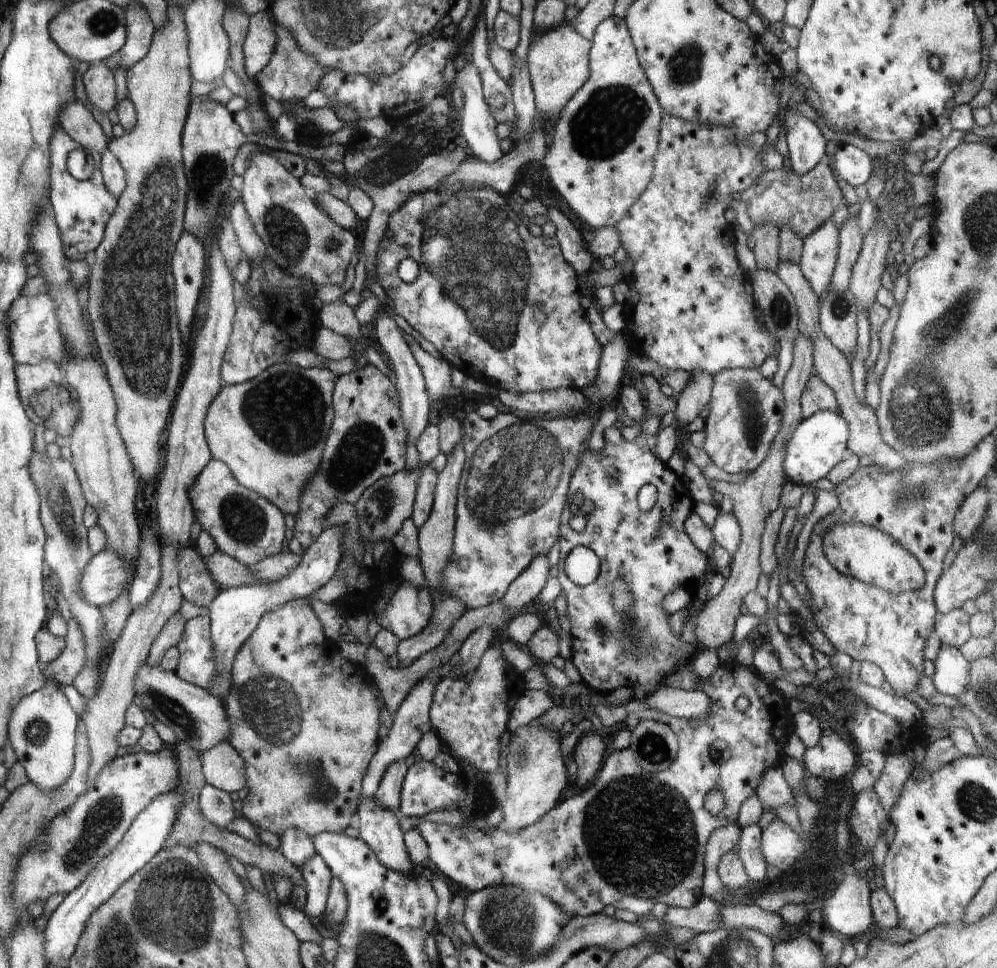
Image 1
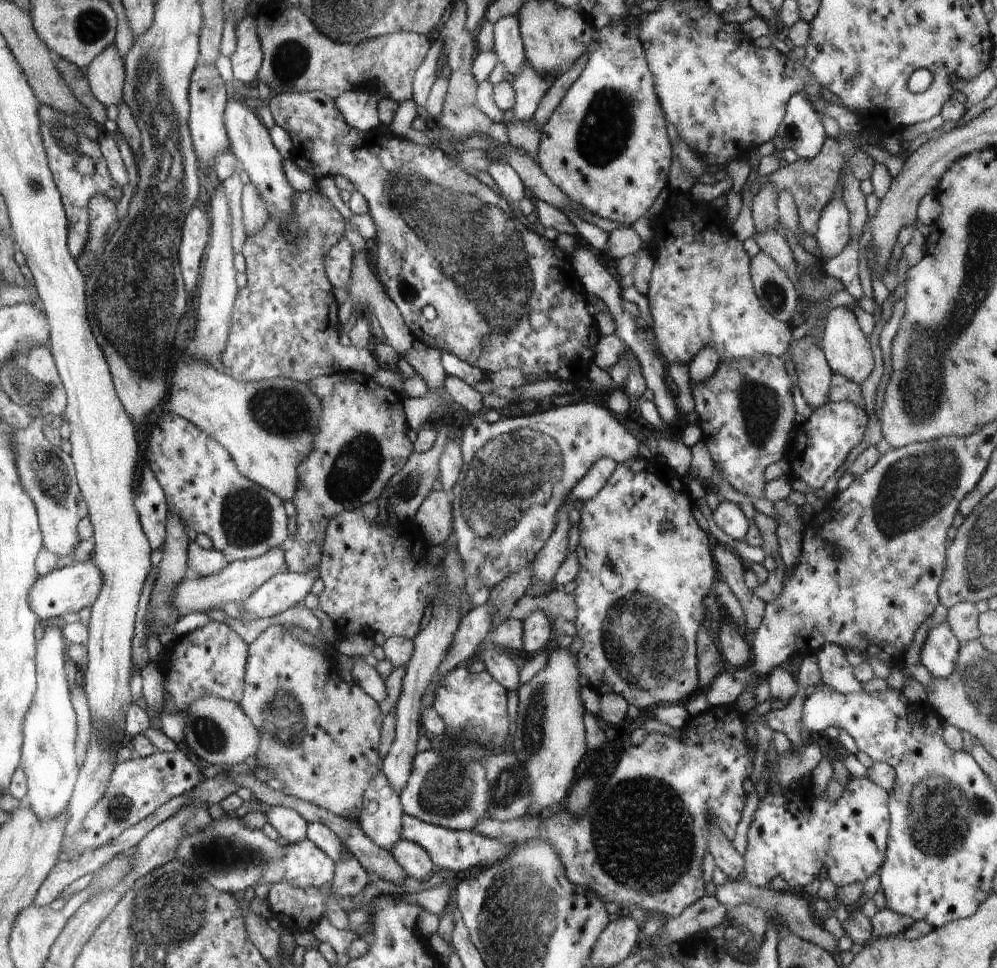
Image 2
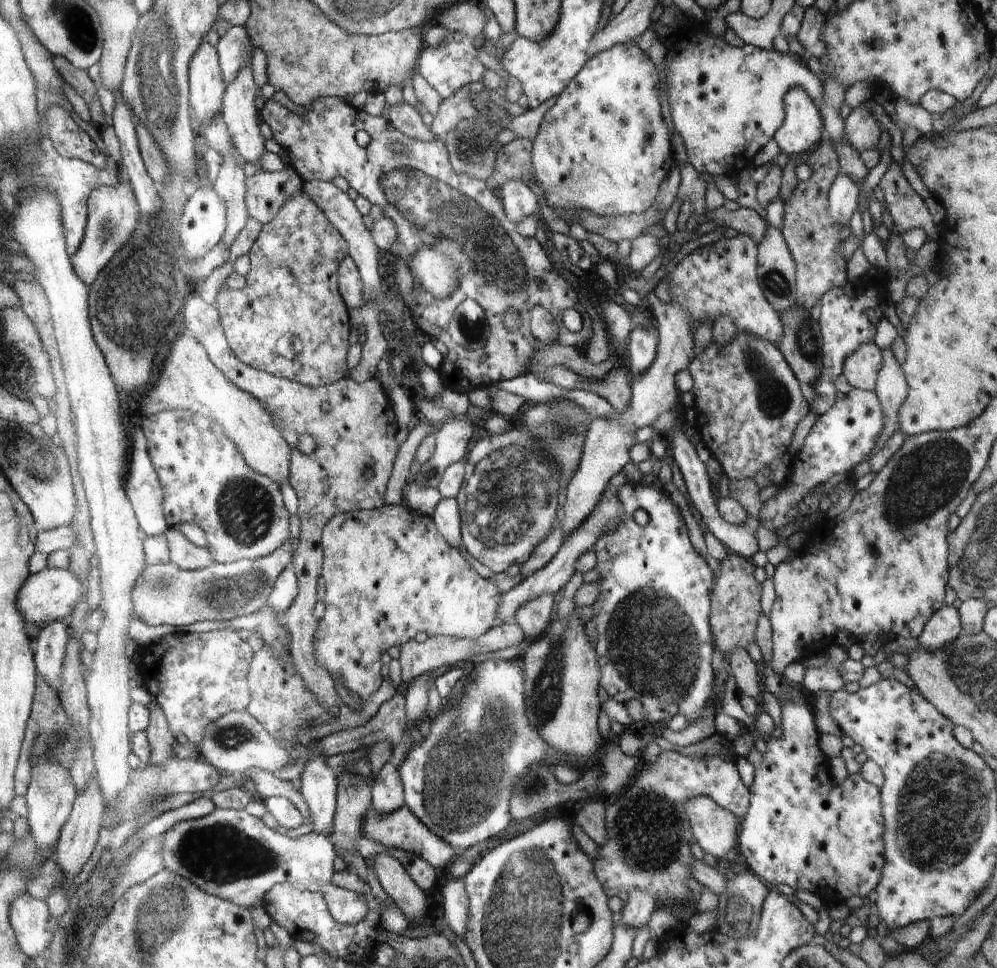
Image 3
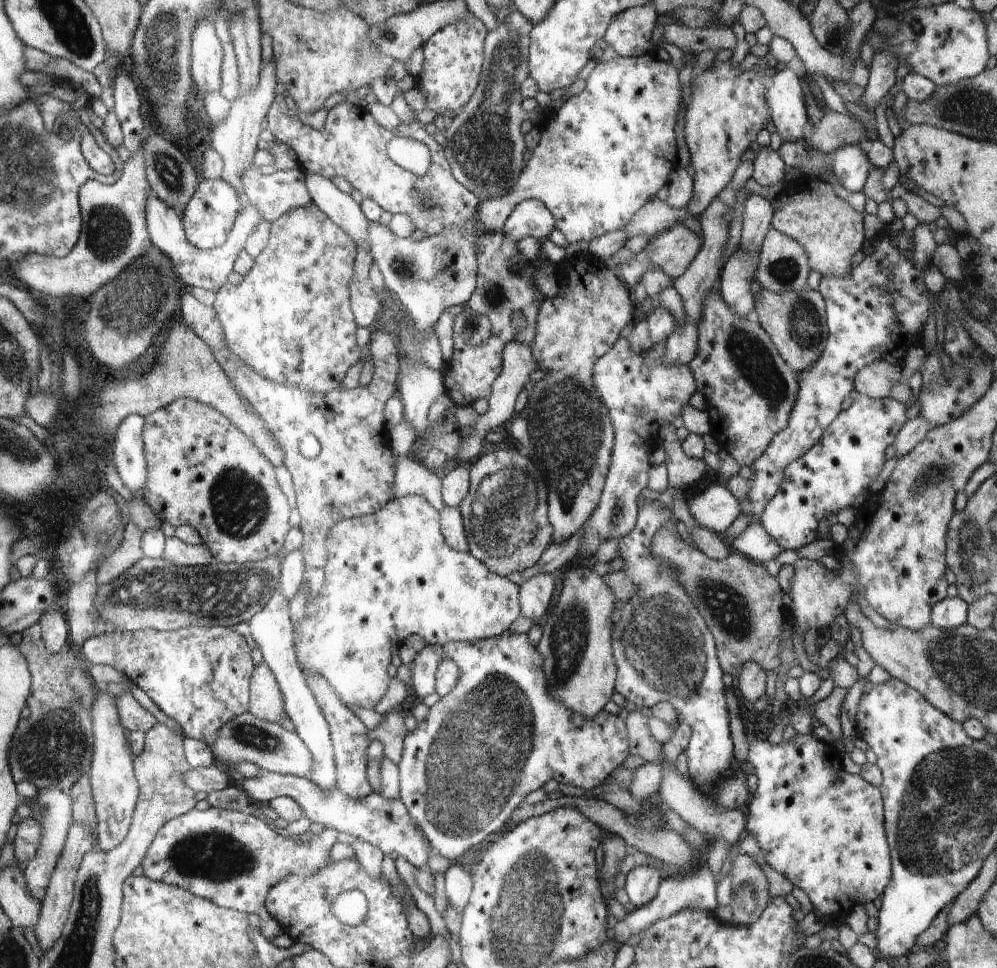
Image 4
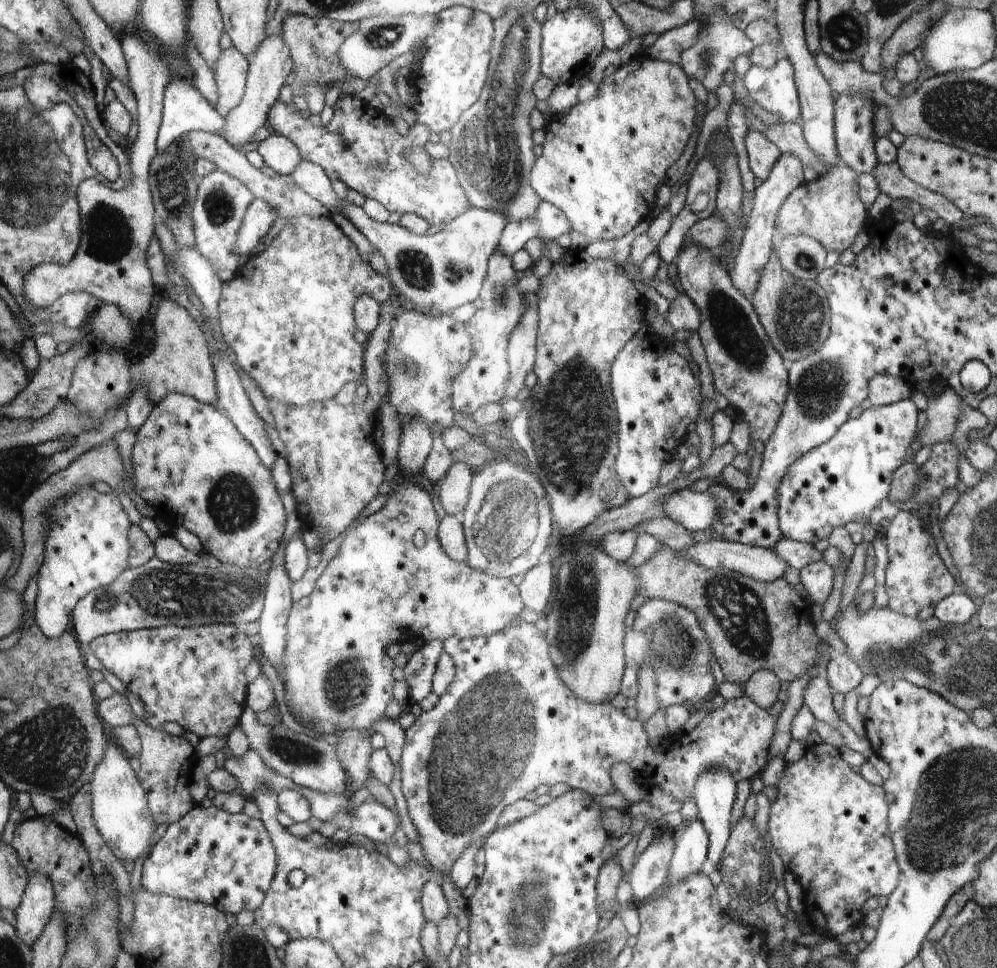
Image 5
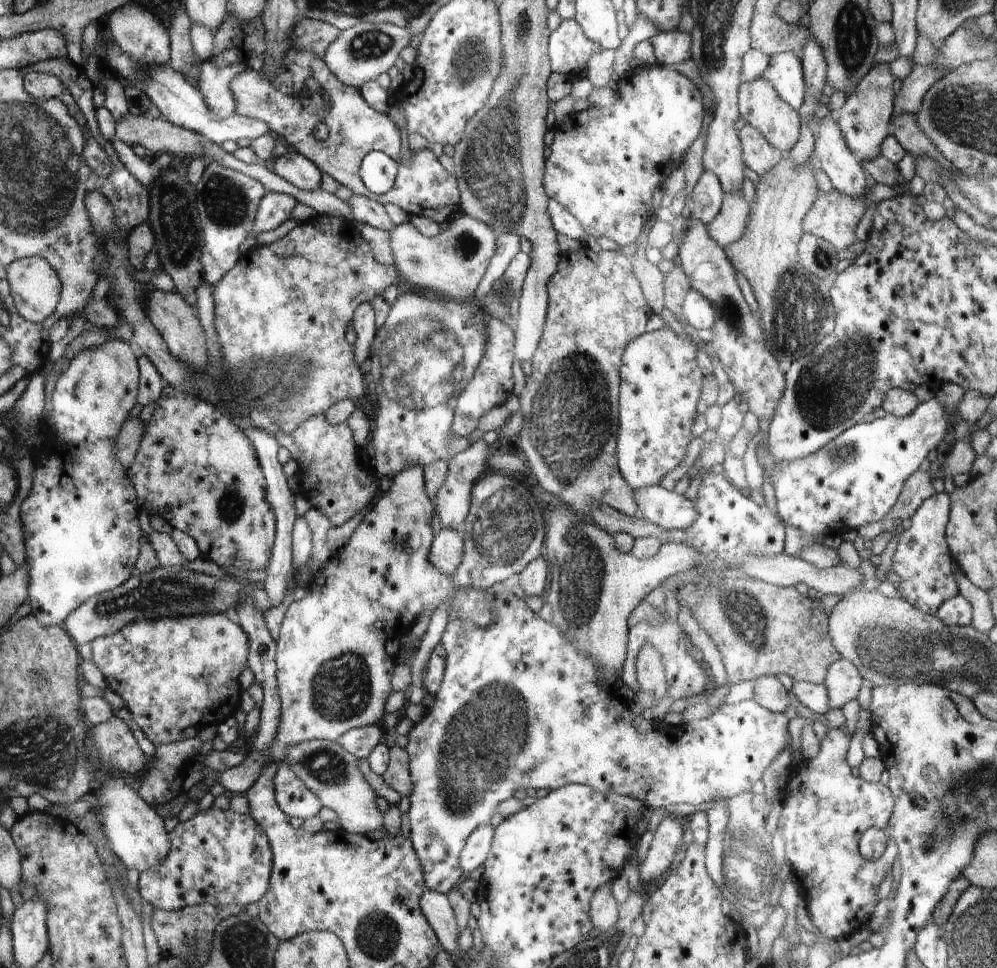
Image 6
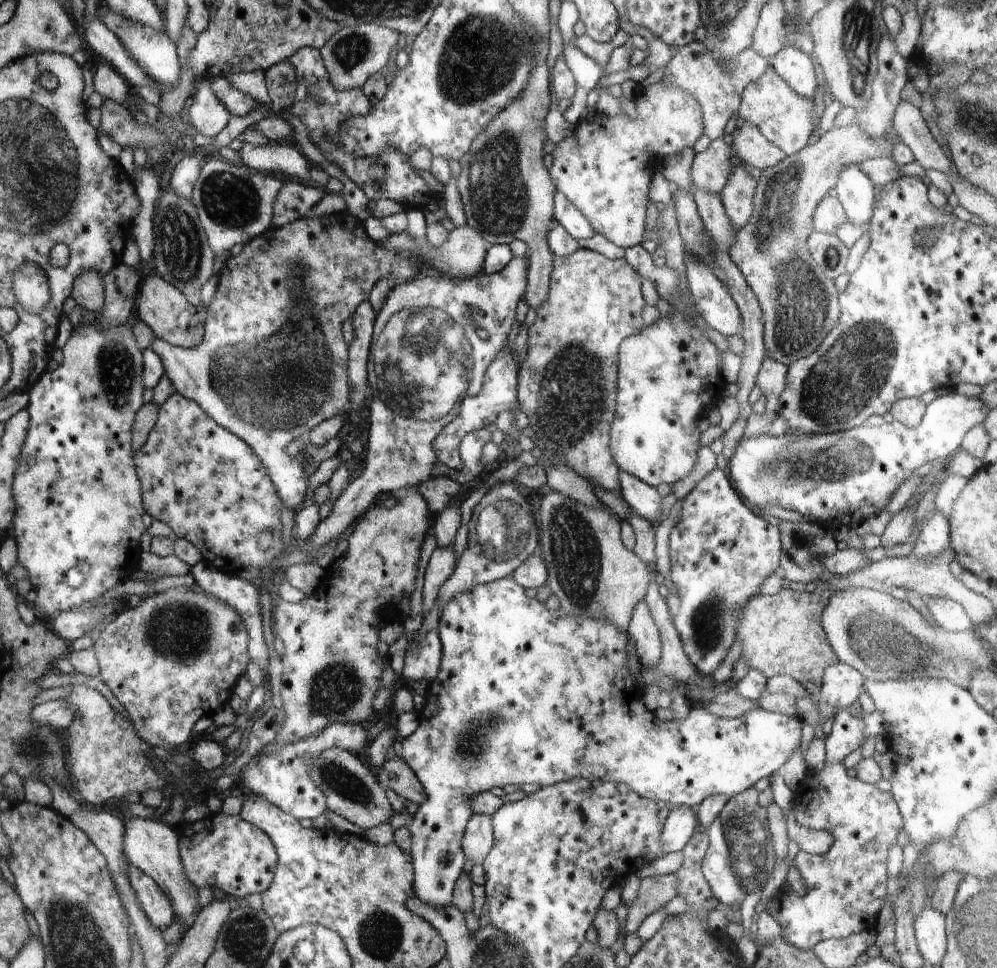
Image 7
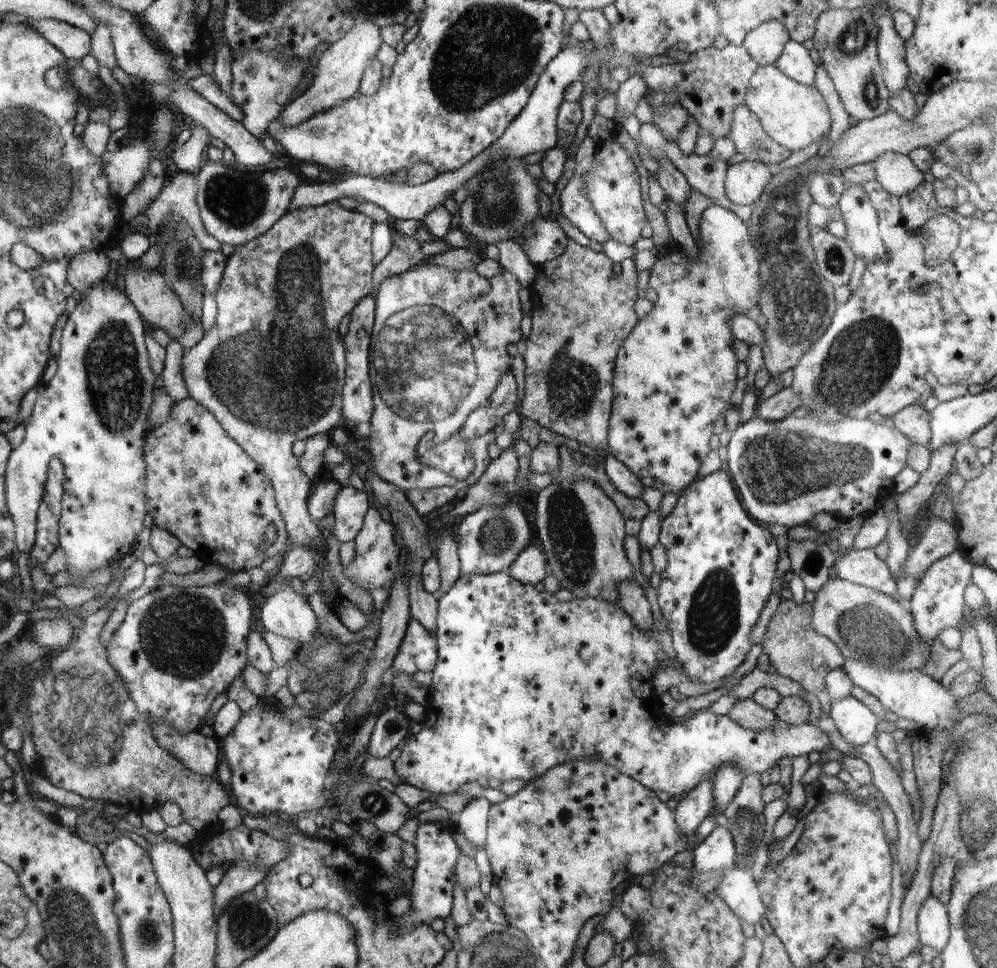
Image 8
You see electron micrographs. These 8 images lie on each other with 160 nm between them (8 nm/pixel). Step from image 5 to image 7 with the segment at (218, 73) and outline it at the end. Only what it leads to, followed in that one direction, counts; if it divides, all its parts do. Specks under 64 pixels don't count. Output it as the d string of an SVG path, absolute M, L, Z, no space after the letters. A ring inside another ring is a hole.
M203 80L199 85L189 109L189 124L197 134L206 138L216 138L232 116L217 96L214 96L207 80Z

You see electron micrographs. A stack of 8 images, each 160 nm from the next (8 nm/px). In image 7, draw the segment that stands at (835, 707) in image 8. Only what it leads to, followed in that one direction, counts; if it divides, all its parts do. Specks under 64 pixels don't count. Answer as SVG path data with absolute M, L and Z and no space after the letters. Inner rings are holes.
M850 708L841 710L837 712L832 718L831 724L831 731L825 740L825 763L824 768L817 773L810 771L806 774L802 782L798 784L798 788L793 791L793 800L792 806L794 806L795 815L796 815L796 822L800 826L804 826L804 828L814 828L814 830L824 830L824 832L830 832L834 837L834 842L830 849L823 855L811 854L806 853L800 849L794 859L794 866L800 872L800 876L803 880L803 886L806 889L806 894L804 896L800 896L793 891L792 887L789 886L788 882L785 882L782 887L780 887L779 891L776 892L775 896L772 896L771 900L768 900L766 904L767 912L780 924L783 930L783 937L786 939L790 944L796 945L796 948L799 948L803 951L812 951L815 947L815 944L818 944L820 941L826 939L845 939L847 936L851 934L860 934L862 932L868 932L872 930L878 930L878 916L881 908L885 905L884 904L884 896L886 896L886 883L888 876L886 875L886 858L888 854L888 848L892 846L892 844L896 843L896 836L898 833L903 829L903 818L900 814L898 805L894 800L891 792L888 791L881 791L878 789L876 785L862 782L857 778L852 778L848 776L846 773L845 764L843 760L851 753L858 749L864 742L863 734L868 734L867 730L864 726L864 719L863 714L854 716L854 714L850 713Z

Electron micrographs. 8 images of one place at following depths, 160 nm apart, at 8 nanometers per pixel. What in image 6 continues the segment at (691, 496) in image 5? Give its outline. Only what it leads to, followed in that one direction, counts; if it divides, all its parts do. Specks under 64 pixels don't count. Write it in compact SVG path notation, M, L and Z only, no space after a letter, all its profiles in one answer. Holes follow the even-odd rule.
M659 484L635 489L634 497L639 513L667 531L684 531L697 517L694 500L668 491Z

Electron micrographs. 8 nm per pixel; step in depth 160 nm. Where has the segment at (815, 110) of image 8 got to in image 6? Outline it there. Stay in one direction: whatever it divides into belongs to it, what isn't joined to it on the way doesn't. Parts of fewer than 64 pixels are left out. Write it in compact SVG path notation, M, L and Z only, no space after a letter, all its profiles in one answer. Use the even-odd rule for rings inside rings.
M756 79L755 81L744 83L739 86L738 104L740 117L752 125L764 138L783 153L788 153L799 139L801 122L797 110L788 106L773 86L767 80Z

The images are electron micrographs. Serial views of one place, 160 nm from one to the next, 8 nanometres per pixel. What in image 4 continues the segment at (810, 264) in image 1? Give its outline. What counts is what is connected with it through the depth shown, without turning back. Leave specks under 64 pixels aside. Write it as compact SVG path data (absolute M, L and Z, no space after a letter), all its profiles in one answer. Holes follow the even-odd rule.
M845 144L832 154L831 172L839 179L839 183L849 190L862 190L873 168L868 155L858 144Z

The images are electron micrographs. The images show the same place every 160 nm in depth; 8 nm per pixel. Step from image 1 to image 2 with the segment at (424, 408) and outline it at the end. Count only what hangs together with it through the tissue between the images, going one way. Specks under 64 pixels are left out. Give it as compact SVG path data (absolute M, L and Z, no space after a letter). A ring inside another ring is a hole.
M366 249L361 252L355 252L354 274L352 275L352 284L348 290L343 290L343 301L341 303L340 315L342 320L346 322L346 318L354 314L368 314L373 313L374 318L378 320L380 328L386 336L387 343L402 356L410 347L413 346L413 336L406 326L402 318L400 310L394 301L388 296L385 291L385 286L380 282L377 274L372 271L370 263L368 262L368 251Z

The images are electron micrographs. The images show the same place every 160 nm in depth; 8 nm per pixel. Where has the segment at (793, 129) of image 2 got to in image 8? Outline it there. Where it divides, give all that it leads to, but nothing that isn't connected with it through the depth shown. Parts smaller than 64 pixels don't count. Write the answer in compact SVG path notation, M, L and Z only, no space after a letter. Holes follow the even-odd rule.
M788 39L775 65L780 72L796 82L803 85L811 85L814 82L817 65L802 43Z

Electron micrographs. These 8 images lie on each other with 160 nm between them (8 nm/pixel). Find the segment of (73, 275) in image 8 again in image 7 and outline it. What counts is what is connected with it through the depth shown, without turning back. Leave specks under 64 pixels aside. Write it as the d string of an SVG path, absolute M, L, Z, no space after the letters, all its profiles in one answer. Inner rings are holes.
M84 271L74 284L72 298L84 309L98 315L106 302L103 278L96 271Z

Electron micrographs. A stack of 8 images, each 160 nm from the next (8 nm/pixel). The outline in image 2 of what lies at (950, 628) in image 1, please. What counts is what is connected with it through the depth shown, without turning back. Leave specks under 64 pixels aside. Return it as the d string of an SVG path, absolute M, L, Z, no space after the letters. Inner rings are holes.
M962 601L948 608L946 622L961 645L978 639L981 635L978 628L978 615L978 609L972 601Z

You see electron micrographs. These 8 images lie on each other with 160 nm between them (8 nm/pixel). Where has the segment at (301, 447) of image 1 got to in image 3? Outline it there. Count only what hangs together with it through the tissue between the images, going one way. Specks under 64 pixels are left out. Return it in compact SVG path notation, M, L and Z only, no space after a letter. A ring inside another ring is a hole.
M188 332L181 335L171 345L171 355L167 358L164 370L160 376L158 384L144 396L142 413L145 415L155 415L162 411L187 410L205 416L209 421L214 421L225 428L225 433L237 444L246 461L256 472L262 473L272 478L272 480L286 480L290 475L291 446L292 440L285 438L280 429L268 414L268 409L250 396L243 389L239 389L232 381L229 381L226 374L210 359L203 344L200 344L192 334Z

